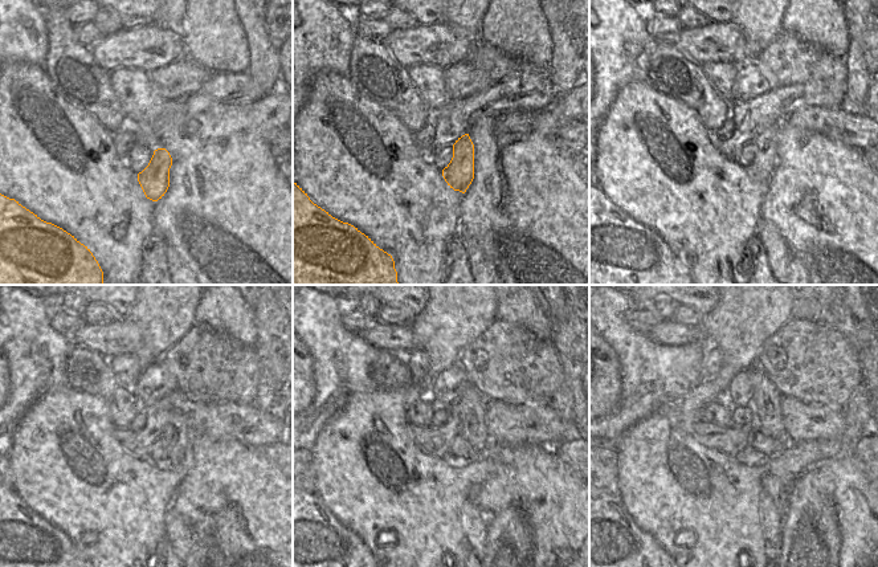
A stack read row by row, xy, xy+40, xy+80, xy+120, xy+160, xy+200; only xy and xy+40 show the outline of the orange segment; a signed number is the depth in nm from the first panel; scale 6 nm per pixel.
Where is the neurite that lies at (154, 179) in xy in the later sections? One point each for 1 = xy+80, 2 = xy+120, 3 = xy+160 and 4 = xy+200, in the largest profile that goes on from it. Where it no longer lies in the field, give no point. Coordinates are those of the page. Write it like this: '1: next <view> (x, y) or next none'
1: next xy+80 (762, 167)
2: next xy+120 (178, 437)
3: next xy+160 (477, 436)
4: next xy+200 (763, 427)

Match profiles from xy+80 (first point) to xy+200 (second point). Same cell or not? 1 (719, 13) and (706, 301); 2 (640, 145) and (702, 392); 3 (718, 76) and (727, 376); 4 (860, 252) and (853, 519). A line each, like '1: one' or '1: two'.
1: one
2: one
3: two
4: one

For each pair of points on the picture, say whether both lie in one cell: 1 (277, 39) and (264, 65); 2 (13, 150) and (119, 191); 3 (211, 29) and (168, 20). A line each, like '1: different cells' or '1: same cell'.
1: different cells
2: same cell
3: different cells

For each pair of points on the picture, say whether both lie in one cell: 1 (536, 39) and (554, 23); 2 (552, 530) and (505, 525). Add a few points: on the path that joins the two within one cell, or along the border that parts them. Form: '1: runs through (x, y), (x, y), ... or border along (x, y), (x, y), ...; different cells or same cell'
1: border along (542, 13), (550, 33), (548, 60); different cells
2: border along (502, 509), (521, 513), (533, 553); different cells

